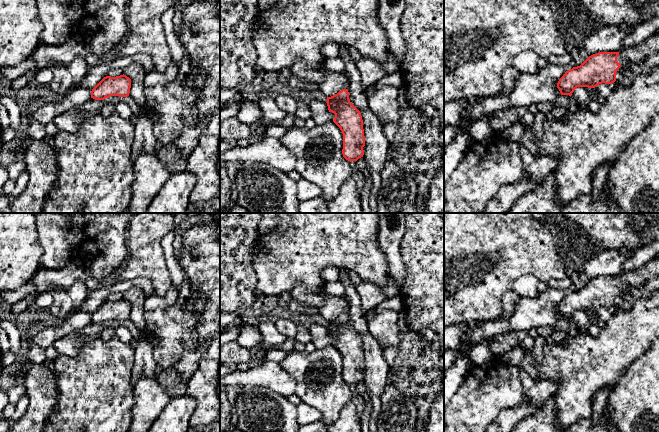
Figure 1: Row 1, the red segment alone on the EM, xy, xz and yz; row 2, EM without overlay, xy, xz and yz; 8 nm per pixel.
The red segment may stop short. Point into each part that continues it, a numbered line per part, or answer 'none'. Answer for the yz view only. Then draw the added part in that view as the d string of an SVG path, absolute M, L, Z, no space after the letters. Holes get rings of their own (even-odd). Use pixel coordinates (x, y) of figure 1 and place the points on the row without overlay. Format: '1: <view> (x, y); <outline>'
1: yz (642, 282); M654 258L635 270L621 274L617 286L627 289L617 294L616 305L622 310L630 310L637 300L646 299L654 291L659 290L659 258Z

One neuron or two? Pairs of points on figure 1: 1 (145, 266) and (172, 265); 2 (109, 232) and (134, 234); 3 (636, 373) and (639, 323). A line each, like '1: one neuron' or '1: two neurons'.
1: two neurons
2: two neurons
3: two neurons

